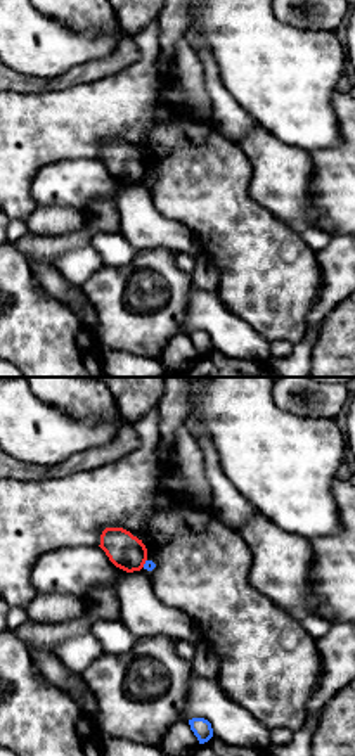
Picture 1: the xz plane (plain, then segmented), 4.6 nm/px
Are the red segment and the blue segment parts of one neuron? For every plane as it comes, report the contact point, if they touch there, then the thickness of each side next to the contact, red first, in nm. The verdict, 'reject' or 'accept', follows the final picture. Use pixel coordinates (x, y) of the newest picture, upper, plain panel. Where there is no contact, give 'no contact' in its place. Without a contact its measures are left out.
contact (144, 175); calibres 160 and 50 nm

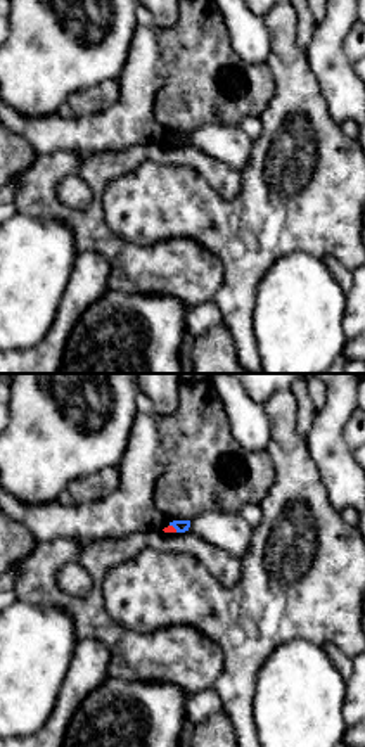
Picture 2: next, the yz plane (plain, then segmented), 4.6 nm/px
contact (173, 140); calibres 30 and 60 nm

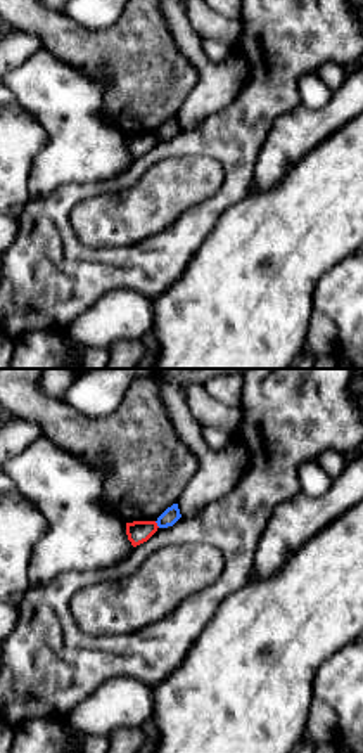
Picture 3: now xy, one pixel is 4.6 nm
contact (156, 137); calibres 110 and 80 nm

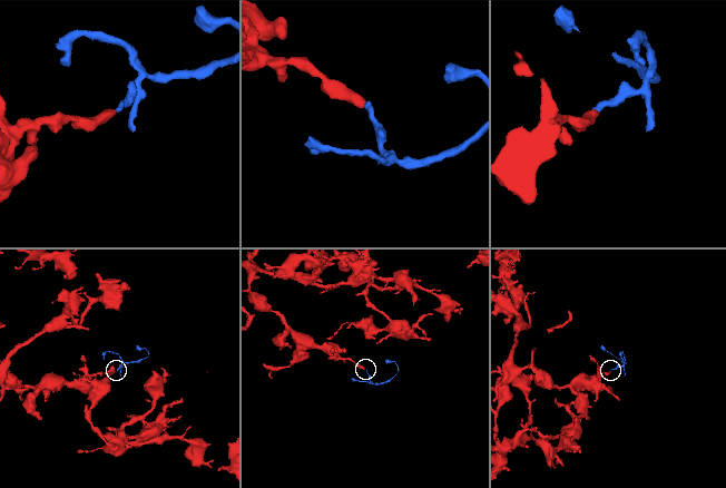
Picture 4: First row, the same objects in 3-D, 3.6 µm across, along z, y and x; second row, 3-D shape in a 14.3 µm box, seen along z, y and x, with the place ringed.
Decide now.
reject

